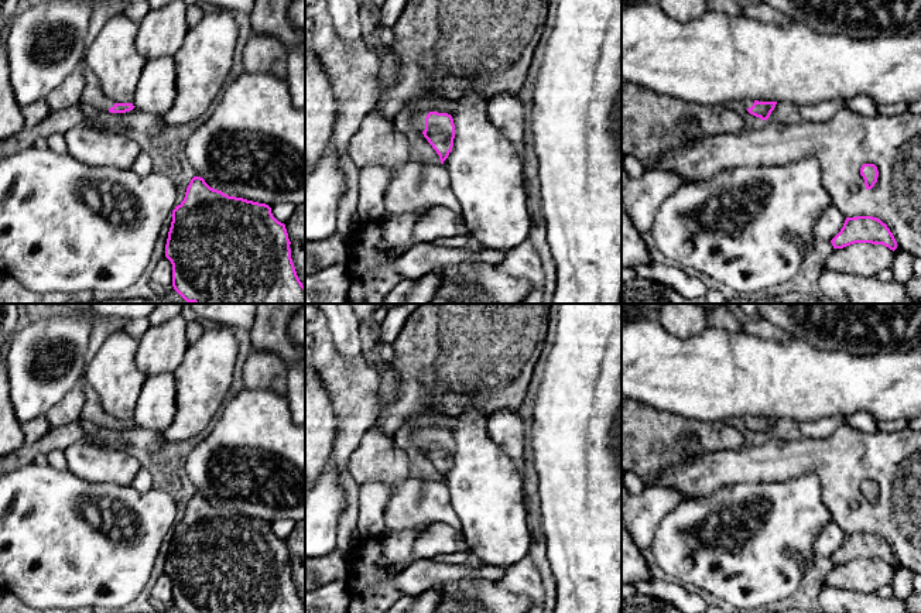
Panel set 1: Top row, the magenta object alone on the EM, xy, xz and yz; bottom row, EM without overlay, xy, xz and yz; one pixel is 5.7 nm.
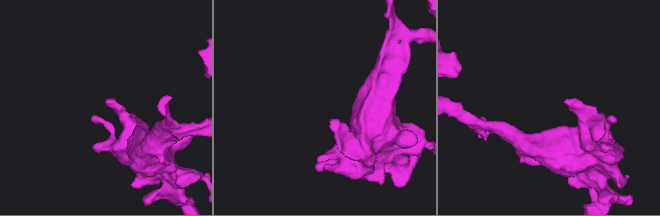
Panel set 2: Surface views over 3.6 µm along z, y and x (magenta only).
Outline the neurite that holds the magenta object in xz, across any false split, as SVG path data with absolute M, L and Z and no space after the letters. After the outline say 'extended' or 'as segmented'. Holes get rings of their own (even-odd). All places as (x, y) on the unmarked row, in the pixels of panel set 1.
M414 428L410 441L424 451L444 480L453 463L455 441L452 432L438 428Z | extended

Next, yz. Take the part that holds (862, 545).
M873 532L846 534L843 544L831 559L833 565L855 559L883 561L893 568L897 565L897 558L887 541Z | as segmented

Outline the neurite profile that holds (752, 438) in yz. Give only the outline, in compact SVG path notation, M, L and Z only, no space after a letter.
M735 417L729 421L729 424L743 434L746 445L757 445L761 442L763 436L750 431L743 418Z

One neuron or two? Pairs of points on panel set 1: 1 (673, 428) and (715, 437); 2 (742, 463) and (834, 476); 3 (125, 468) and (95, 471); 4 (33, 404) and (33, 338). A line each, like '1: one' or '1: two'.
1: one
2: one
3: one
4: one

